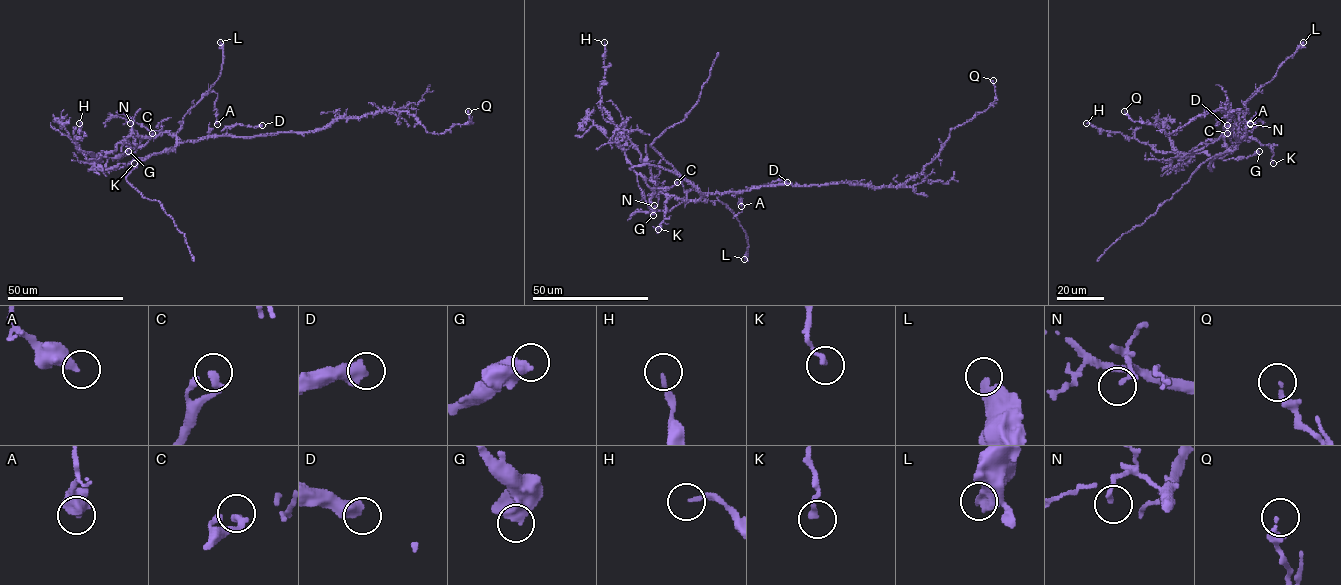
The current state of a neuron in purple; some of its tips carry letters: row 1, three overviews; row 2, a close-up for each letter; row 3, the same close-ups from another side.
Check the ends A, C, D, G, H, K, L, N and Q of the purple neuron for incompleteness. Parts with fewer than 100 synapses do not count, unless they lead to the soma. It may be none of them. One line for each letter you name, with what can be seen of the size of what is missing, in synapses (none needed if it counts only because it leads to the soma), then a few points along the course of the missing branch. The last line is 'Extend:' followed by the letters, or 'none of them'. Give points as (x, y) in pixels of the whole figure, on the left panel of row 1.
Extend: none of them

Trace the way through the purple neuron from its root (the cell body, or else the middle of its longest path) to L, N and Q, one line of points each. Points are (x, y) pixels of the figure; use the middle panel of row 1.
L: (765, 186), (706, 193), (700, 199), (719, 201), (734, 214), (748, 239), (744, 259)
N: (765, 186), (706, 193), (698, 200), (680, 202), (669, 210), (658, 211), (654, 205)
Q: (765, 186), (905, 184), (937, 155), (951, 129), (988, 107), (996, 97), (993, 80)

